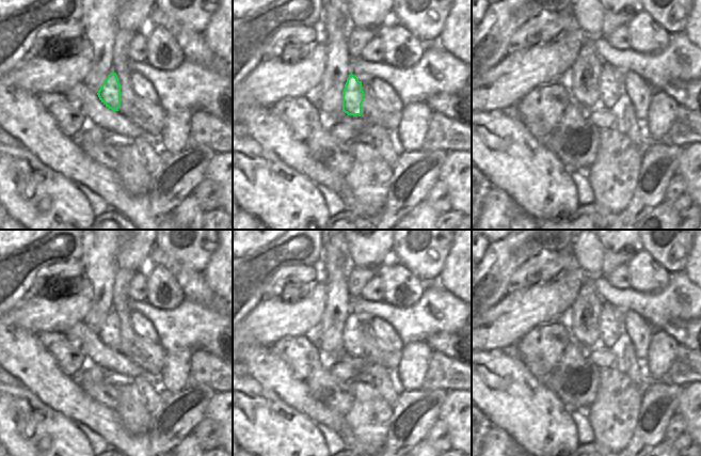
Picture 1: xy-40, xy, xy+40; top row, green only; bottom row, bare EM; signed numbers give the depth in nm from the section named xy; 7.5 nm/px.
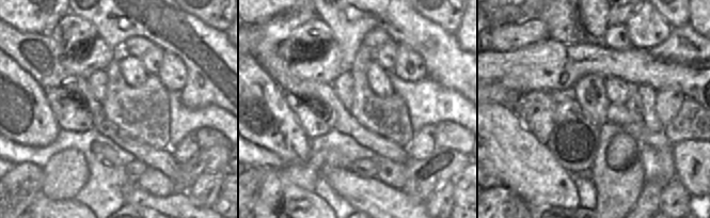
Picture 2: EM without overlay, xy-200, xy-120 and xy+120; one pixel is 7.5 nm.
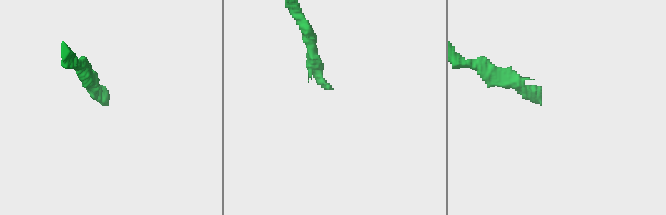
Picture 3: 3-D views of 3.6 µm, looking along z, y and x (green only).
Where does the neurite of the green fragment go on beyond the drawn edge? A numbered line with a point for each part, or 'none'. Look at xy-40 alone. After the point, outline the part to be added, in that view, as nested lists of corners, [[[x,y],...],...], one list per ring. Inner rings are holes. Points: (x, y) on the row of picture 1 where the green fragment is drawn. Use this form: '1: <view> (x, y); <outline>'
none

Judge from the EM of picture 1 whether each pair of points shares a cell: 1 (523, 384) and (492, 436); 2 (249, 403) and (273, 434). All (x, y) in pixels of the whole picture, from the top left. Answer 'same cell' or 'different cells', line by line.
1: different cells
2: same cell

